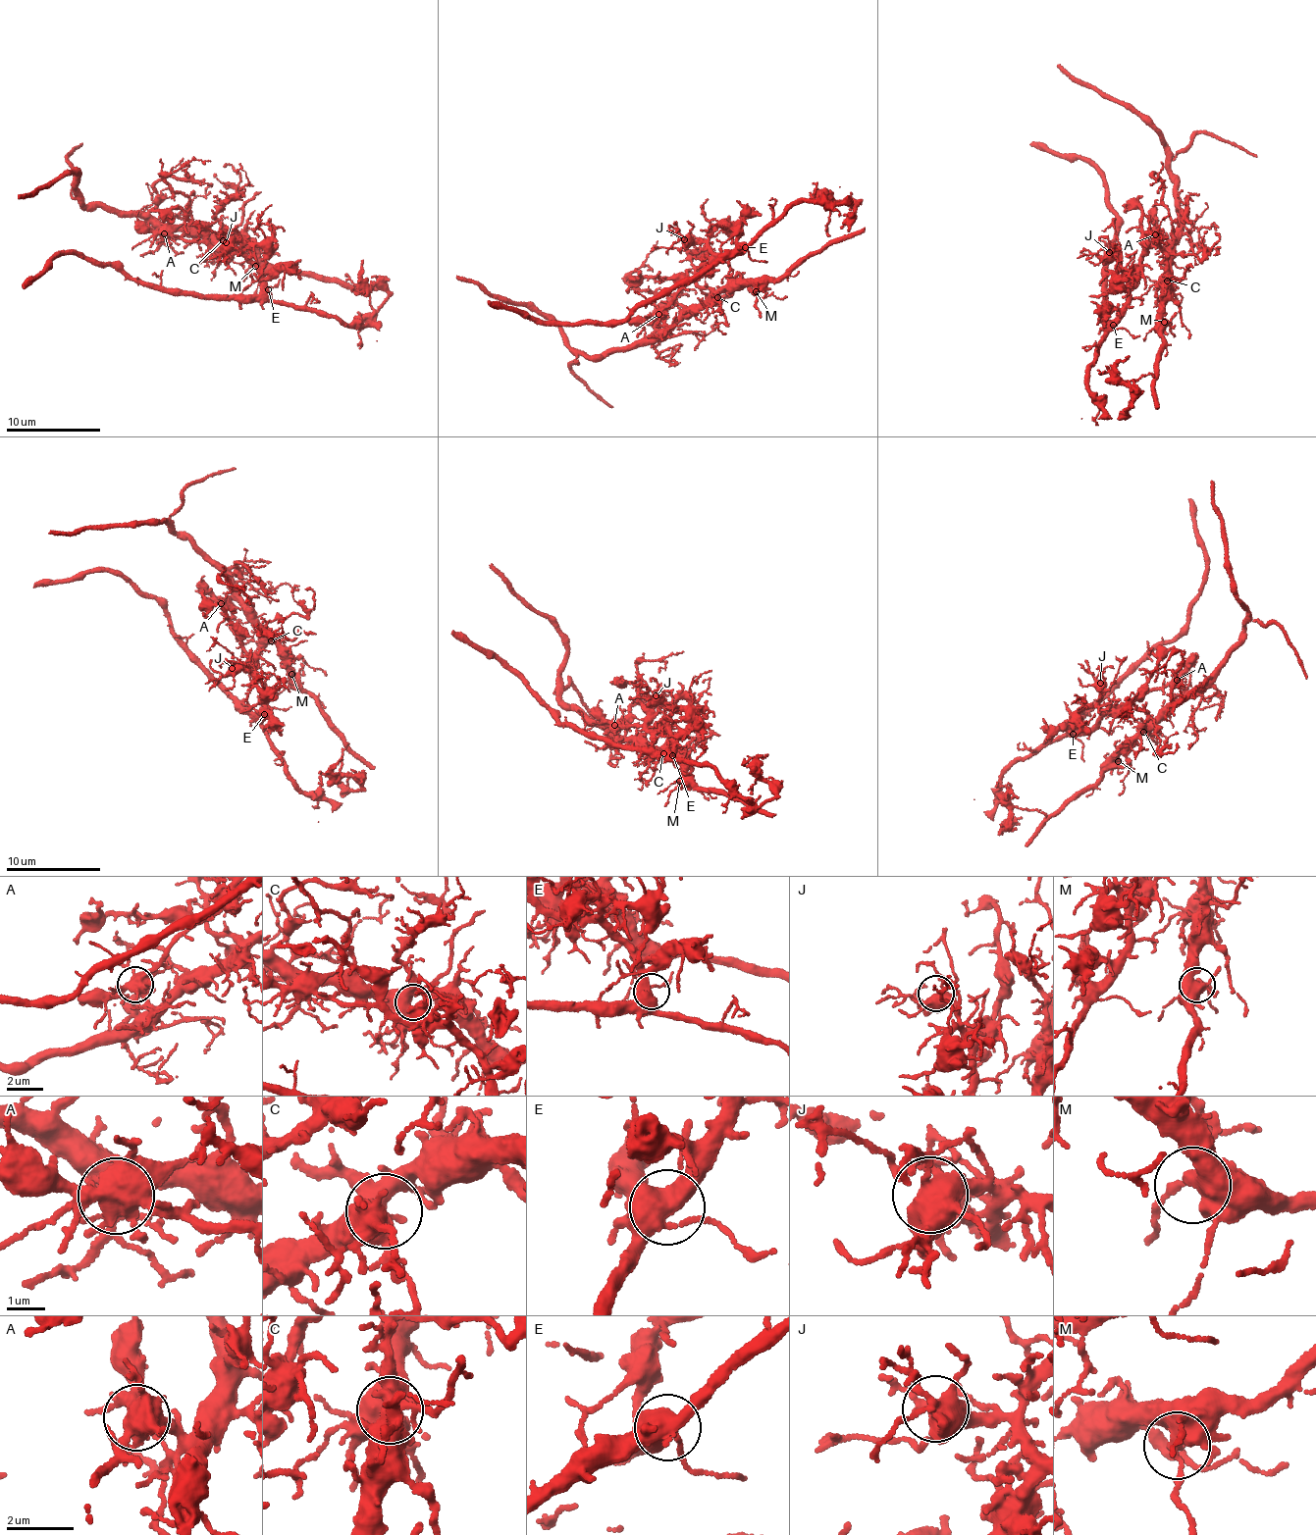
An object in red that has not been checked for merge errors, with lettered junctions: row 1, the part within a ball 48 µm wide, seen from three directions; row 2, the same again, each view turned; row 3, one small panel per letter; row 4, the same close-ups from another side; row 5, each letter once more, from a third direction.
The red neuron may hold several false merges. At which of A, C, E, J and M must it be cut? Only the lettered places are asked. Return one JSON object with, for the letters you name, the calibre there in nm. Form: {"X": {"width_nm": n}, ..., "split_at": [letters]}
{"A": {"width_nm": 550}, "split_at": ["A"]}

